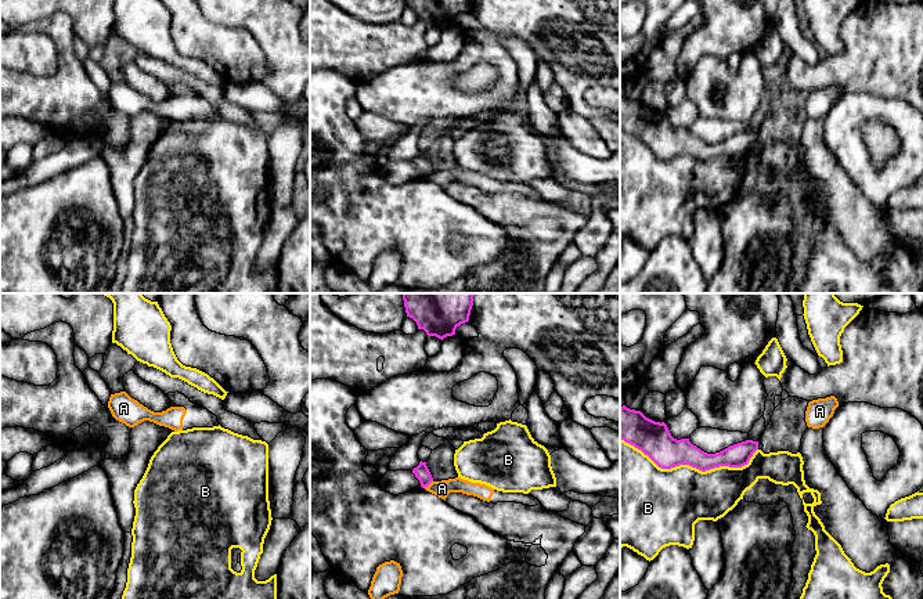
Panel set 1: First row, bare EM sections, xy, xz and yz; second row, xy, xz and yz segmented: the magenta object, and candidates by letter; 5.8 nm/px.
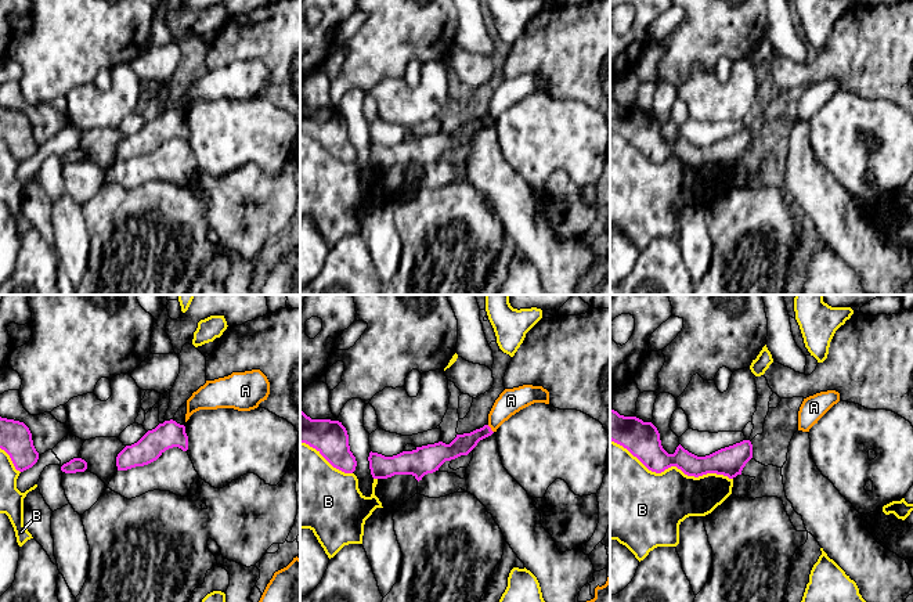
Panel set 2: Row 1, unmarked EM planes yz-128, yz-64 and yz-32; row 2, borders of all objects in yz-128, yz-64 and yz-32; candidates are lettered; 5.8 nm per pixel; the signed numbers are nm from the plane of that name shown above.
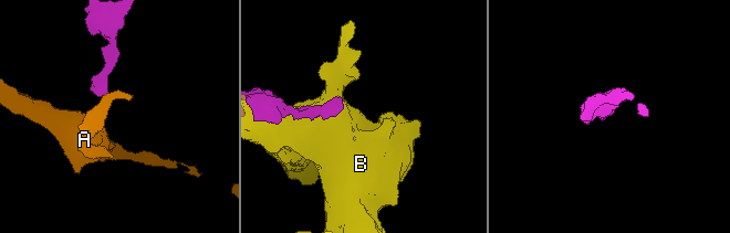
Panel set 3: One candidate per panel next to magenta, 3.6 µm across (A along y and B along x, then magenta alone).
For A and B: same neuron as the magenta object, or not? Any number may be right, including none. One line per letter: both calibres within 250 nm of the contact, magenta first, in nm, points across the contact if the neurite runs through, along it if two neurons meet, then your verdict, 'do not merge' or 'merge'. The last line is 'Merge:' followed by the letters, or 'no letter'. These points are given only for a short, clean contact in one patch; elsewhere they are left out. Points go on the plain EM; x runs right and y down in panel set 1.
A: 90/100 nm | along xz (432, 170), (424, 177) | do not merge
B: 190/380 nm | do not merge
Merge: no letter

